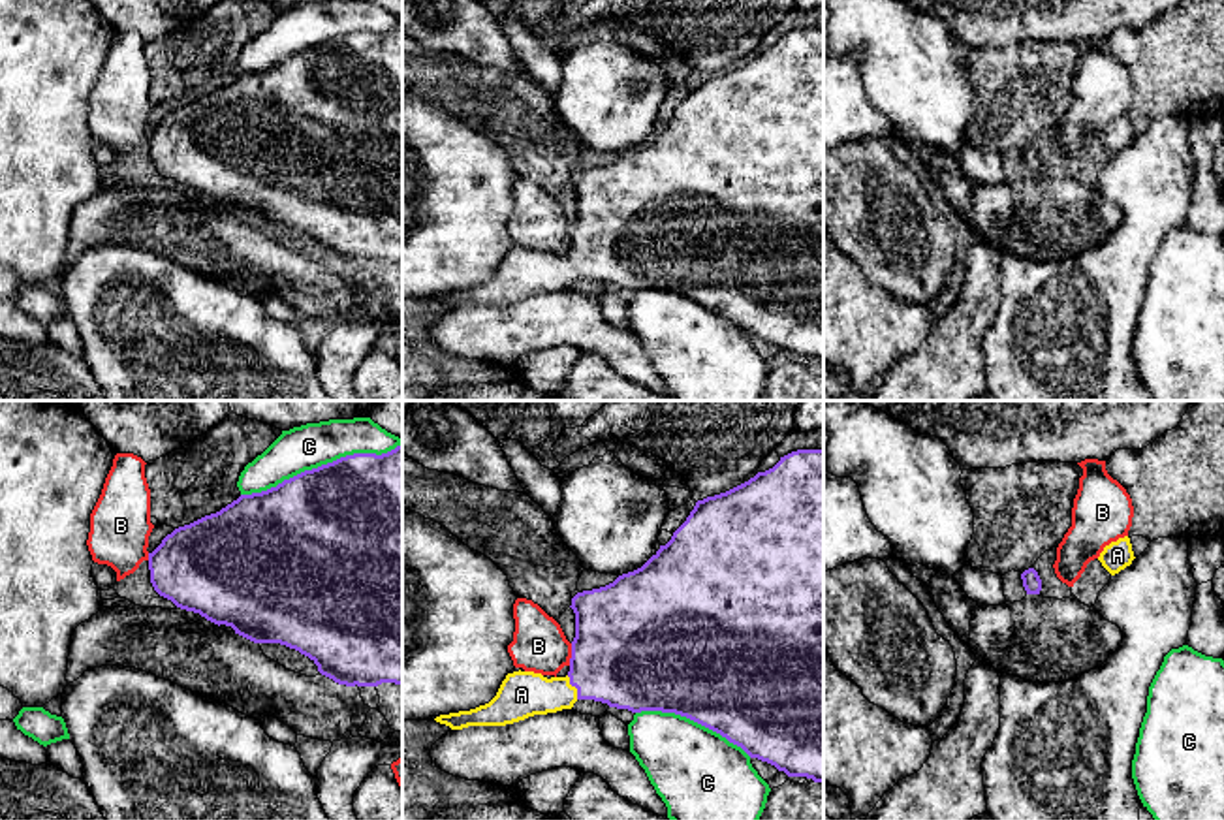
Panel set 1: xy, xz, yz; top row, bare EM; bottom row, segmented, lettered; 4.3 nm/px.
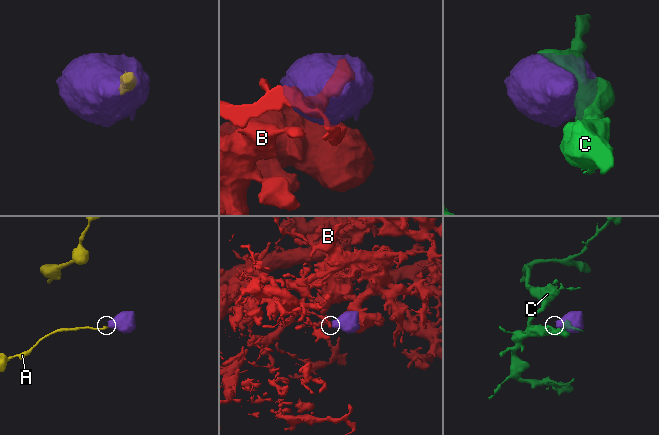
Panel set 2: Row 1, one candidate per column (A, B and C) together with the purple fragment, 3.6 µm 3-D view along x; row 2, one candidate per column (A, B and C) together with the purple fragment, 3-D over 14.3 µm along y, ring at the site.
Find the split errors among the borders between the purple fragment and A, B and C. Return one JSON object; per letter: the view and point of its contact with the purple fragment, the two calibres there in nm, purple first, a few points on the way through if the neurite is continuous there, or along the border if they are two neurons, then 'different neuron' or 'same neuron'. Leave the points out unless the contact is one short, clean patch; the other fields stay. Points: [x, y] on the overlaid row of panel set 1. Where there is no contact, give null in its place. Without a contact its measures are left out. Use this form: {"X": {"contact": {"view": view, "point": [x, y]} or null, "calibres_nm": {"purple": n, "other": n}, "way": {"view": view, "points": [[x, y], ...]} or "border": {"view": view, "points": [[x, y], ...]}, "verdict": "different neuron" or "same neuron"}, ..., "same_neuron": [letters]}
{"A": {"contact": {"view": "xz", "point": [574, 685]}, "calibres_nm": {"purple": 440, "other": 200}, "way": {"view": "xz", "points": [[623, 653], [610, 666], [574, 685], [555, 694], [521, 694]]}, "verdict": "same neuron"}, "B": {"contact": {"view": "xz", "point": [572, 655]}, "calibres_nm": {"purple": 500, "other": 220}, "border": {"view": "xz", "points": [[572, 644], [568, 664]]}, "verdict": "different neuron"}, "C": {"contact": {"view": "xy", "point": [322, 465]}, "calibres_nm": {"purple": 500, "other": 190}, "verdict": "different neuron"}, "same_neuron": ["A"]}

